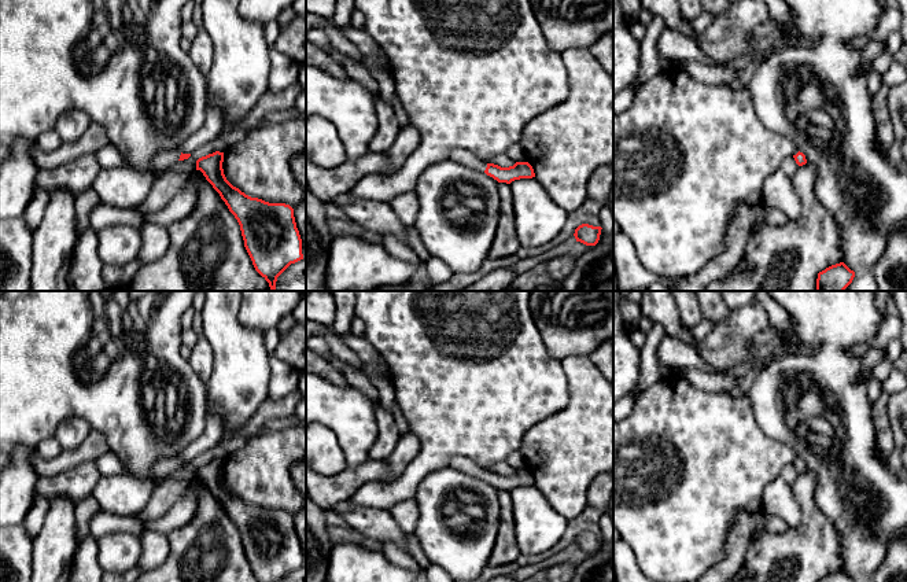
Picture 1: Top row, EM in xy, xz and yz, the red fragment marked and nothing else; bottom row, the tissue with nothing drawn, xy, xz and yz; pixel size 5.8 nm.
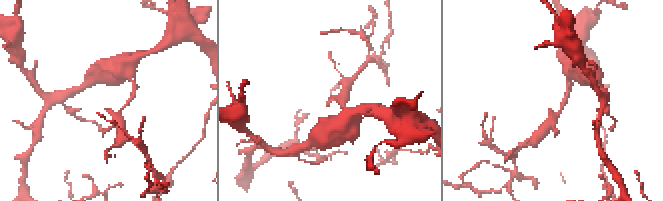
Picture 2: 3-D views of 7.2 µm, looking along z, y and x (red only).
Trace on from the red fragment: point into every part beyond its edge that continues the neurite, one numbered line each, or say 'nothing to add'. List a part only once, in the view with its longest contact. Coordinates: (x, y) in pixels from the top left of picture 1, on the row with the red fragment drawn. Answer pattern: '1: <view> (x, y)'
1: xy (163, 159)

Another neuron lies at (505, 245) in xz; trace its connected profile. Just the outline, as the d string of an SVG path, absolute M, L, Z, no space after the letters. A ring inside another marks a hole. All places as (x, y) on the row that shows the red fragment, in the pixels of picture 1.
M498 183L499 221L488 258L509 258L517 253L520 243L516 235L516 218L513 213L513 194L509 184Z

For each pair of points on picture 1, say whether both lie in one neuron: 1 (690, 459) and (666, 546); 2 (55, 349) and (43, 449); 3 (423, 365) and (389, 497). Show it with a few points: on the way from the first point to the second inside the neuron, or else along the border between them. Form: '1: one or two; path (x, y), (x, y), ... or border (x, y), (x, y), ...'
1: one; path (685, 481), (675, 492), (675, 525)
2: two; border (52, 437), (41, 441), (34, 448)
3: one; path (430, 398), (430, 457), (421, 466)

